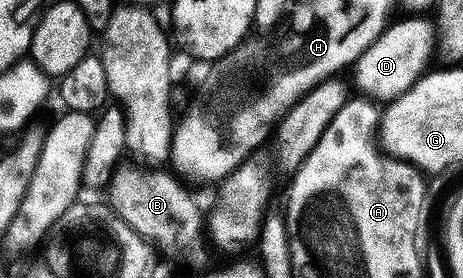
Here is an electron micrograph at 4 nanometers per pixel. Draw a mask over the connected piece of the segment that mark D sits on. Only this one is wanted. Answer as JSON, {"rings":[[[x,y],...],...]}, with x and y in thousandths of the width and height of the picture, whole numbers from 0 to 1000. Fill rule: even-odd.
{"rings":[[[873,61],[866,83],[838,90],[829,112],[795,173],[780,191],[775,212],[765,230],[769,252],[769,313],[780,345],[793,349],[803,363],[844,363],[857,356],[868,335],[898,302],[898,288],[918,266],[920,245],[927,237],[924,205],[933,205],[937,191],[937,97],[931,79],[924,83],[916,61]]]}

